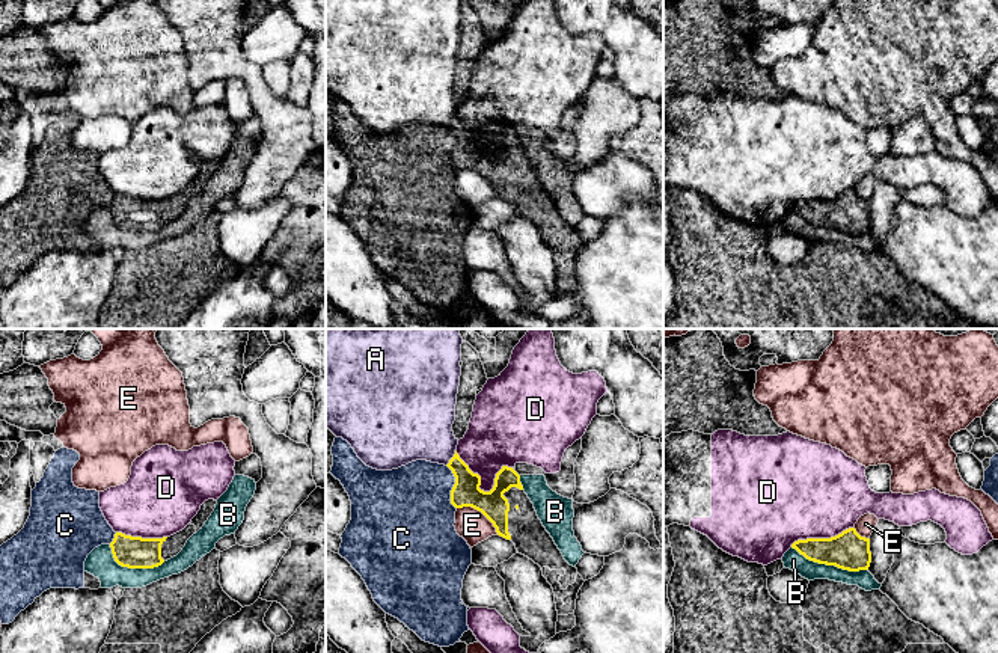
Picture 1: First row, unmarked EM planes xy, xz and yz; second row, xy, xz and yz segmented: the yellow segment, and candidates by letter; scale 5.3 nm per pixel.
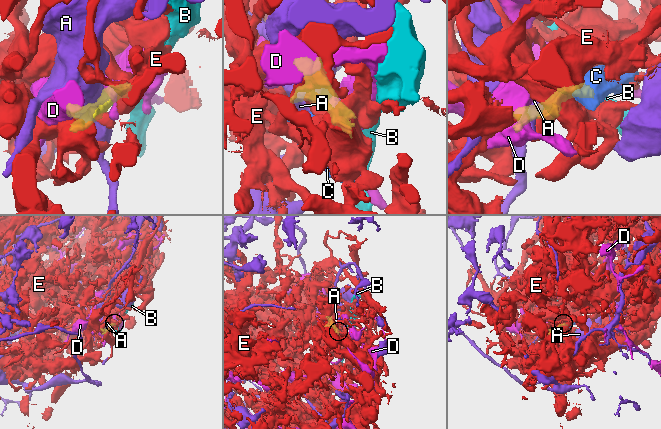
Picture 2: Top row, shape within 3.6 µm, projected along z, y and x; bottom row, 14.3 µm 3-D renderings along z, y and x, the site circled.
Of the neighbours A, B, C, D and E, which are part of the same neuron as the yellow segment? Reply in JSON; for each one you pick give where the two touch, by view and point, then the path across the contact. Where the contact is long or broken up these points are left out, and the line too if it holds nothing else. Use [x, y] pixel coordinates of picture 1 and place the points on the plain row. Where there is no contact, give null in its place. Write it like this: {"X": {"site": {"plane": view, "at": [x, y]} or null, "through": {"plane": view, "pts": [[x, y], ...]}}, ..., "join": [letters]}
{"join": []}

